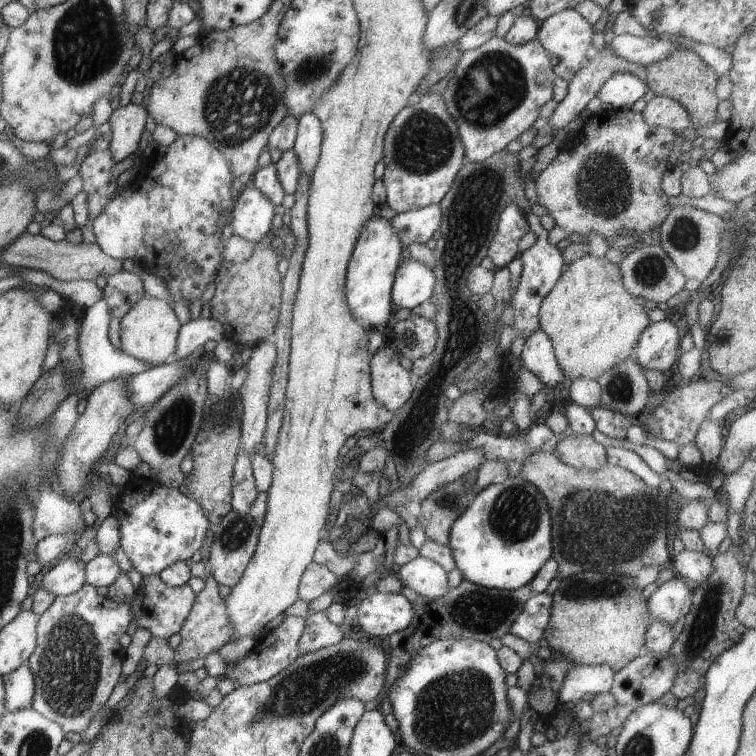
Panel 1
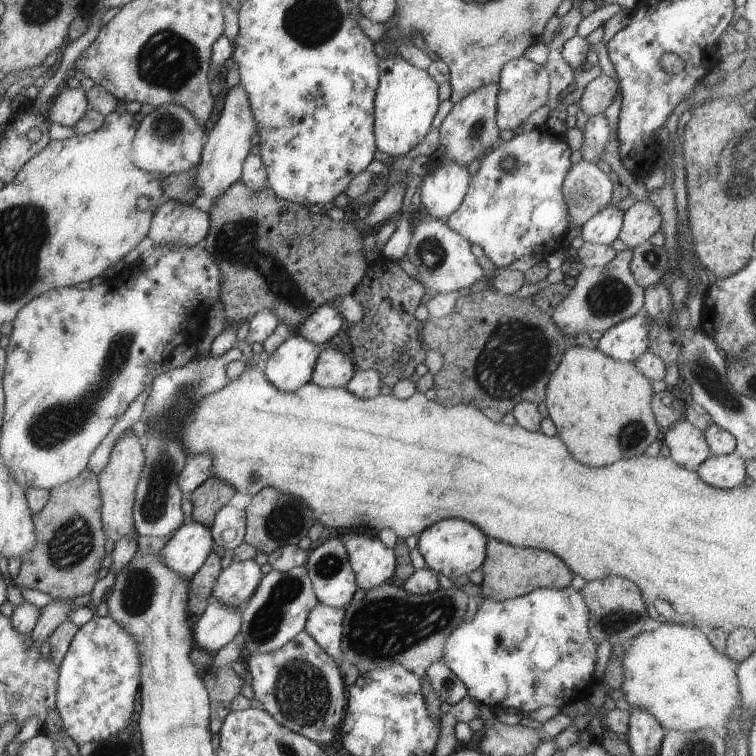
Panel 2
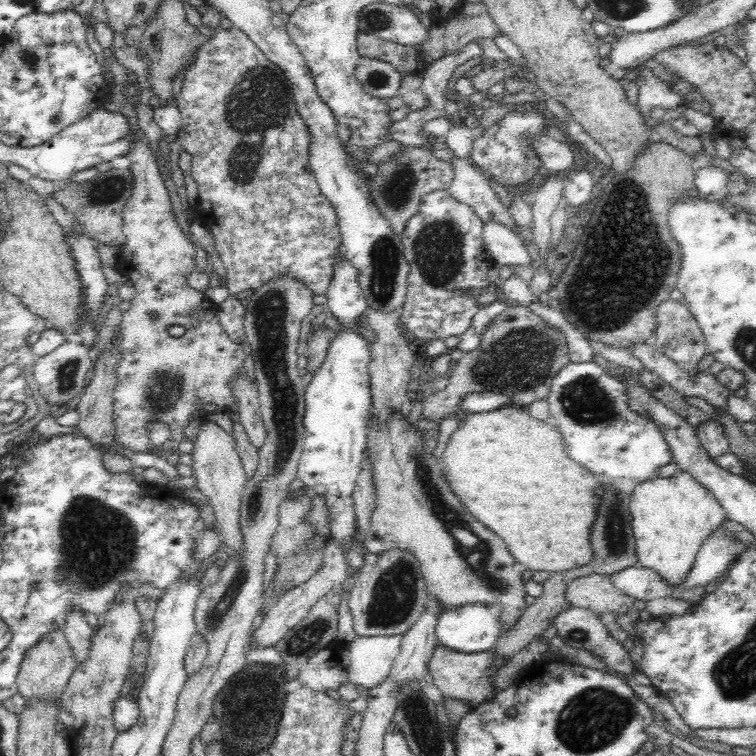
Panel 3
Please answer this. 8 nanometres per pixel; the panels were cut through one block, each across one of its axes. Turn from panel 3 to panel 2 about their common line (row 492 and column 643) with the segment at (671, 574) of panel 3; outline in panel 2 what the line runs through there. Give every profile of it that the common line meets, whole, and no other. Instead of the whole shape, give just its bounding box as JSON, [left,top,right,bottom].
[622,623,740,735]

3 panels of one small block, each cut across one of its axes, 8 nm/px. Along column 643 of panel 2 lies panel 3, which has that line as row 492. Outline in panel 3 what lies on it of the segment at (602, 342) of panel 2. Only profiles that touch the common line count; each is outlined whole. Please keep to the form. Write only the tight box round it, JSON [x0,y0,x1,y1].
[297,250,373,550]

